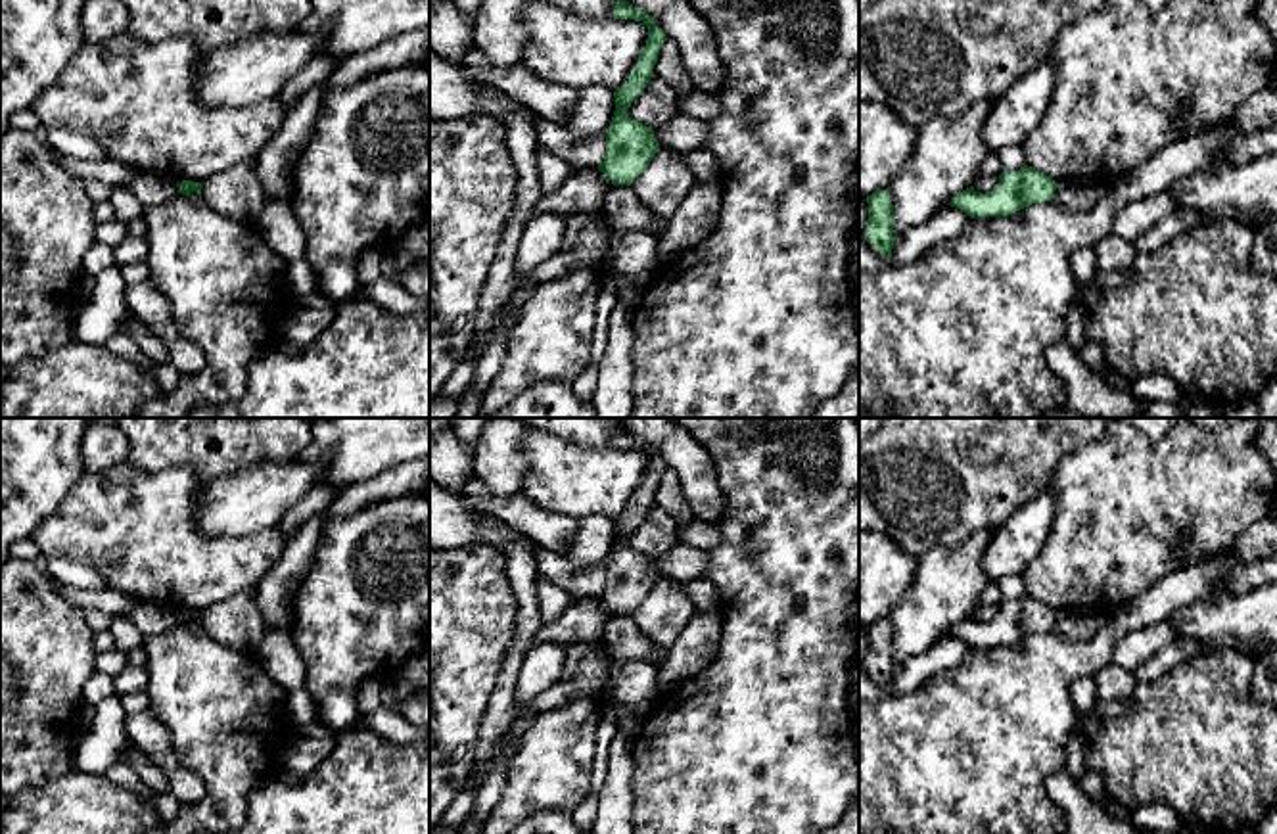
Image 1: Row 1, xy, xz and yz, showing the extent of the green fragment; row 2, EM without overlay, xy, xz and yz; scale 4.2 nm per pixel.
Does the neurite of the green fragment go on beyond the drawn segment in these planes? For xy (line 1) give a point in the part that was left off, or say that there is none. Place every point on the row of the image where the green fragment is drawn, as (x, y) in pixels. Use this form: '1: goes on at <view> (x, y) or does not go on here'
1: does not go on here

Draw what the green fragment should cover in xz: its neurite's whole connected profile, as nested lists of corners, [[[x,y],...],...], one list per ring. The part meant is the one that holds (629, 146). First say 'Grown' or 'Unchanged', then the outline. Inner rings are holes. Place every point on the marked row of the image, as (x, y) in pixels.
Unchanged. [[[627,0],[615,2],[614,17],[642,21],[648,29],[646,46],[638,56],[637,69],[629,73],[623,86],[614,92],[615,111],[608,127],[604,161],[598,167],[614,186],[631,186],[658,153],[660,144],[654,138],[654,130],[631,119],[627,109],[654,77],[652,69],[667,38],[652,15],[633,8]]]

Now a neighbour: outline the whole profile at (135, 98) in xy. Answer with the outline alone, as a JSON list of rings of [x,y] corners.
[[[123,33],[100,44],[84,44],[31,107],[44,127],[96,140],[113,161],[178,182],[203,182],[257,157],[288,113],[276,98],[242,109],[203,105],[194,86],[196,65],[203,56],[186,36],[144,42]]]

